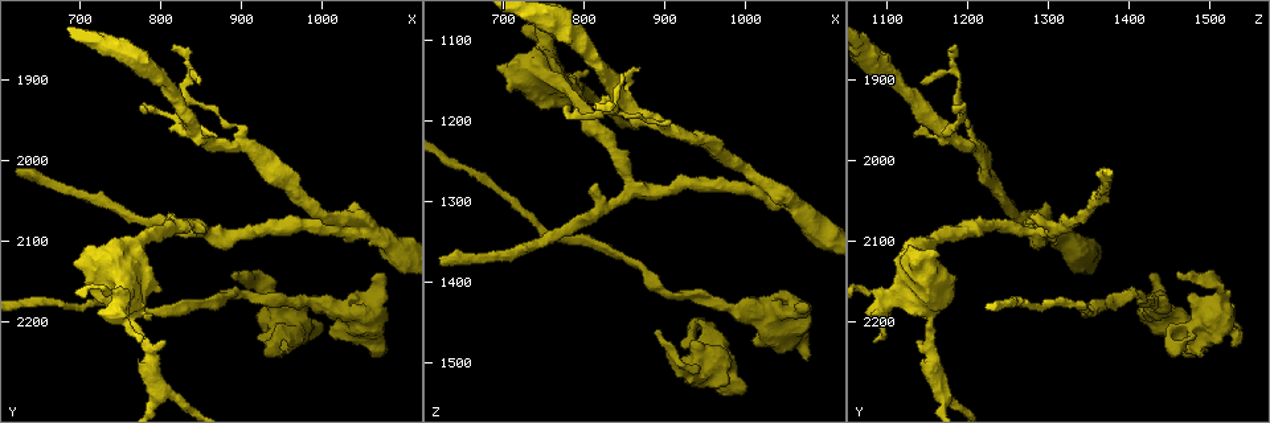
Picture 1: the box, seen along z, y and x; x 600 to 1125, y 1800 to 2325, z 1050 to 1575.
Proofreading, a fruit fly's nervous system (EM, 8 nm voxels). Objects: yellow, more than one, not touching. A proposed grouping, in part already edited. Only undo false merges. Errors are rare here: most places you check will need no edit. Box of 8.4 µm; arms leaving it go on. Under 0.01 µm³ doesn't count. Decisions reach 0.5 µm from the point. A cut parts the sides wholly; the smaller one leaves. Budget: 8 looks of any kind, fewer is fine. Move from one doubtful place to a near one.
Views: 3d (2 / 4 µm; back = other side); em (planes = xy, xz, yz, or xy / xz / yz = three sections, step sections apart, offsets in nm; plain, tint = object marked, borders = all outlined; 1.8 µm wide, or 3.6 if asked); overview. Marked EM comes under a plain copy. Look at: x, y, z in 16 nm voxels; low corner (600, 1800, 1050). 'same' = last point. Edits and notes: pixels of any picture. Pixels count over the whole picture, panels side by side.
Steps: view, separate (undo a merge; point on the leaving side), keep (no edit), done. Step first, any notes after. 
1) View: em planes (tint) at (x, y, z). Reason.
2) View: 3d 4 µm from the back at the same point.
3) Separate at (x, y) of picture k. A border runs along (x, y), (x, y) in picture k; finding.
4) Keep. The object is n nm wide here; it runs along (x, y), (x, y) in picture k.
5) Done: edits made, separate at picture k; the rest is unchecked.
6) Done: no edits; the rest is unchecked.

View: 3d 2 µm at (915, 2150, 1505). Calibre changes.

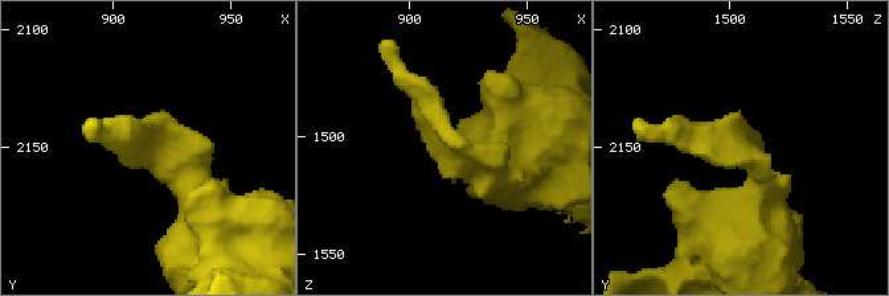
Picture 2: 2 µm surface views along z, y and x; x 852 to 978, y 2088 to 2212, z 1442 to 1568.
View: em planes (tint) at (913, 2149, 1504).

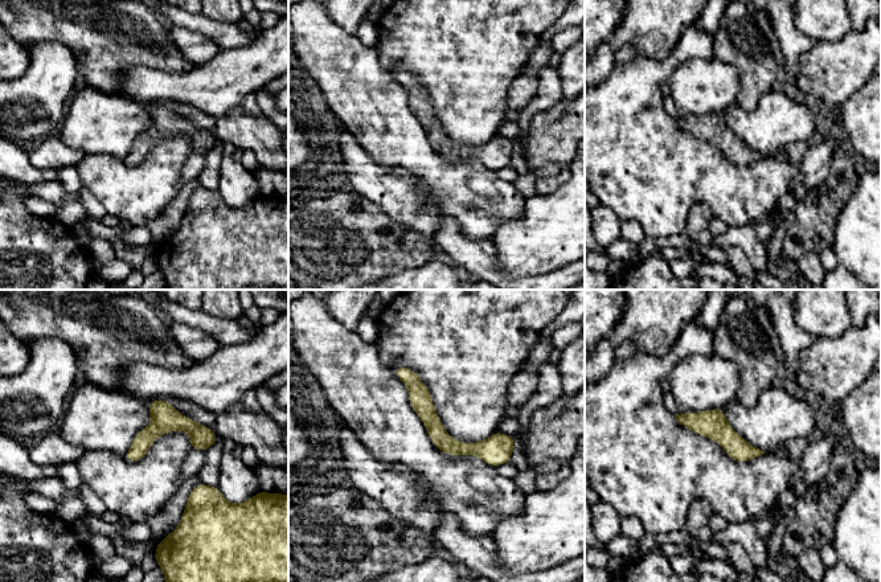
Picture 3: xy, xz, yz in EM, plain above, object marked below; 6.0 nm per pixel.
Keep. It runs along (398, 369), (453, 447), (507, 458) in picture 3; continuous, no second neuron.

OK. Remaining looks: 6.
View: em 3.6 µm xy step 8 (tint) at (1060, 2185, 1430). A fork.

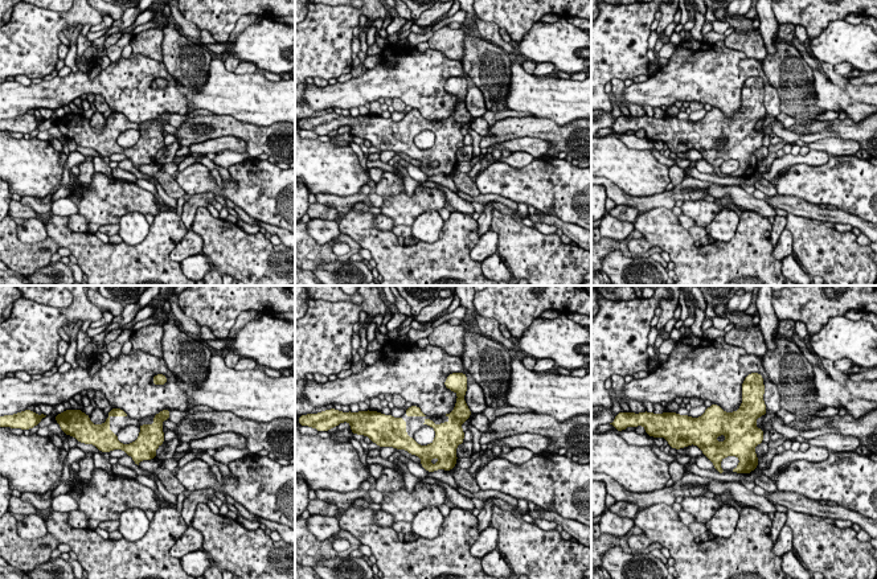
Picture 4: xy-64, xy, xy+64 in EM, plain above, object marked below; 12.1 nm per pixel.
View: em 3.6 µm yz step 16 (tint) at the same point. Another direction.

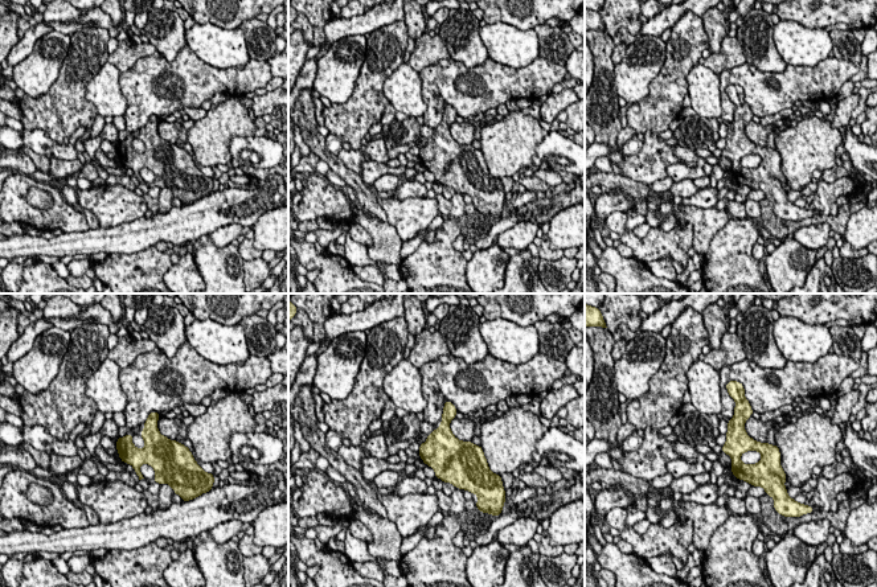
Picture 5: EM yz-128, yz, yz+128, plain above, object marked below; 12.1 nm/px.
Keep. The object is 130 nm wide here; it runs along (740, 406), (736, 463), (744, 476) in picture 5; one neuron here.

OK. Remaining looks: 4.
View: 3d 2 µm at (1000, 2080, 1285). Four arms meet.

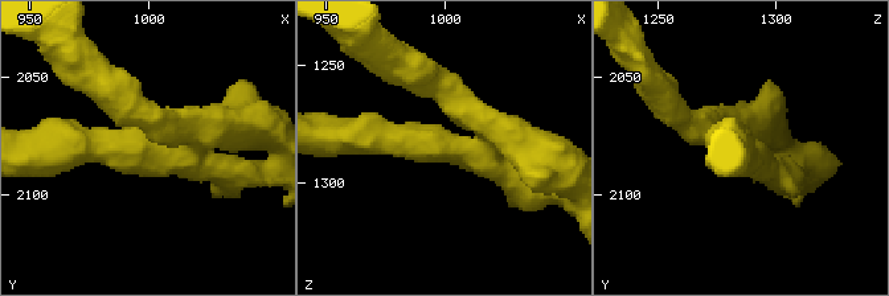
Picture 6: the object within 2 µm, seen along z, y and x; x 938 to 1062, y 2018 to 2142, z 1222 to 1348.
View: em xy step 16 (tint) at (1001, 2081, 1282).

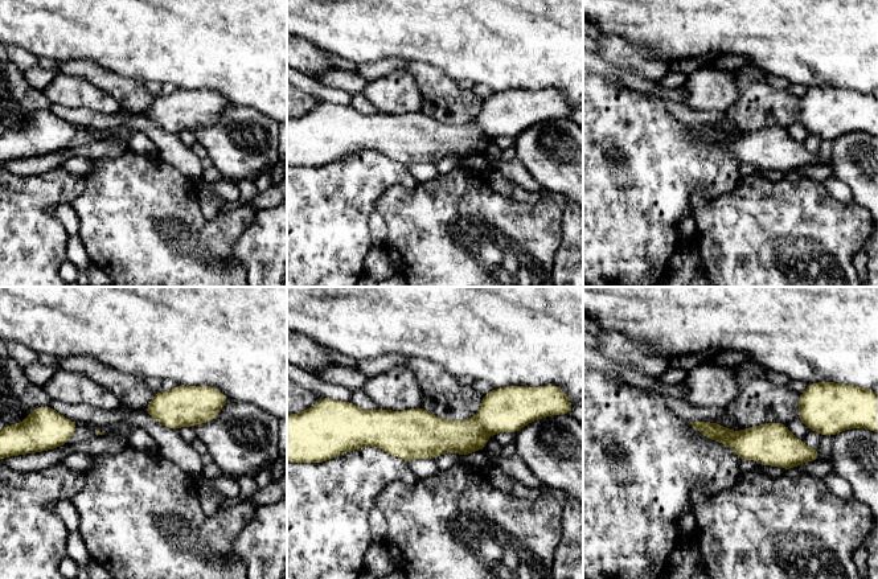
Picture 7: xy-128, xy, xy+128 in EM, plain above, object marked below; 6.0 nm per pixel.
View: em planes (tint) at the same point. Cut it another way.

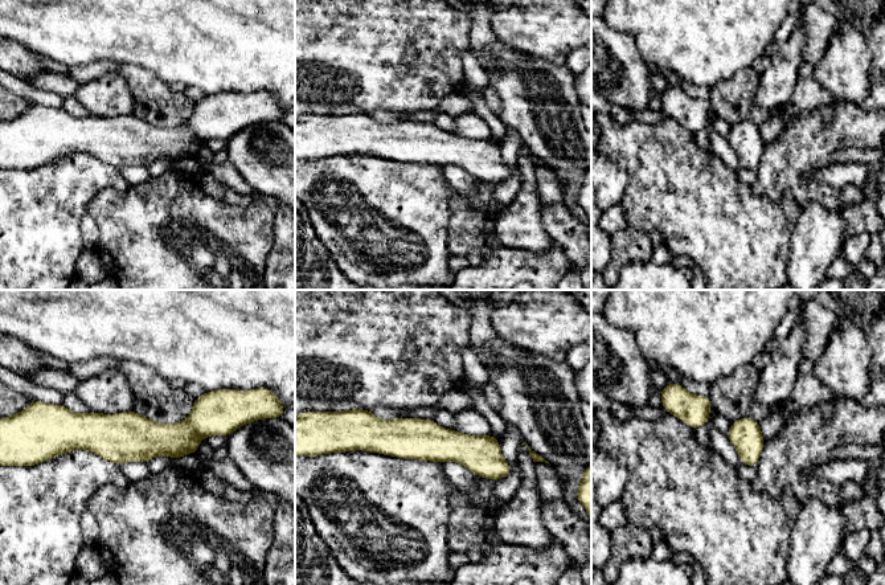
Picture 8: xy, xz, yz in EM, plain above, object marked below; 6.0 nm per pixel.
Keep. It runs along (68, 432), (226, 432) in picture 8; one neuron here.

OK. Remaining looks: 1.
Done: no edits; the rest is unchecked.

